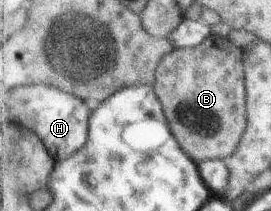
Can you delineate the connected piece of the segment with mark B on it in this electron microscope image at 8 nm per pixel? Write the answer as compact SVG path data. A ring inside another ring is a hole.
M212 36L199 47L179 48L165 55L155 76L154 90L162 101L174 136L190 158L197 164L213 159L228 160L239 147L248 126L245 49L231 44L227 37Z

